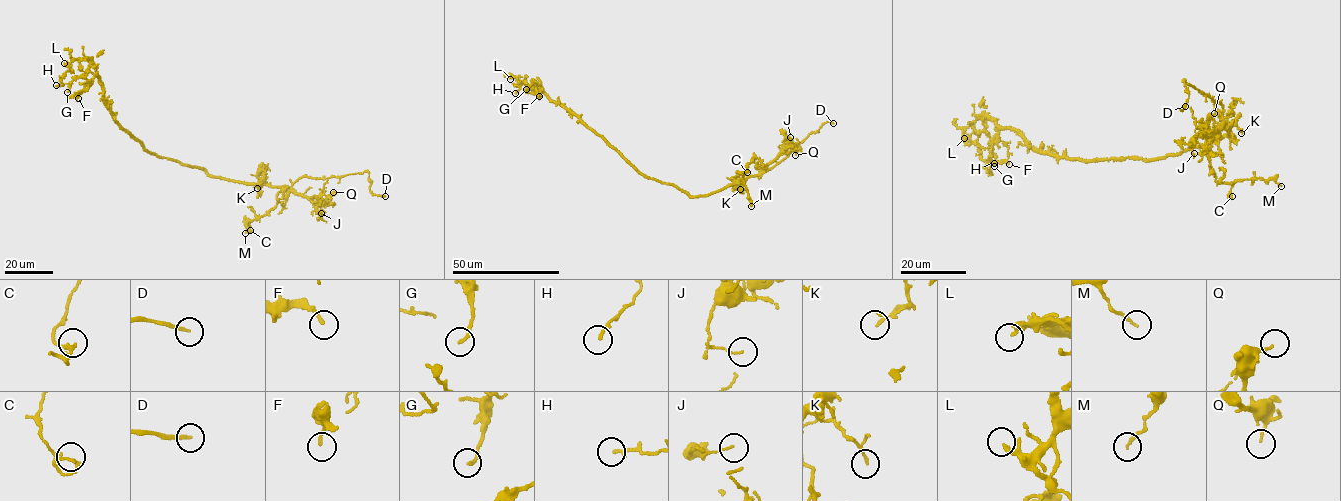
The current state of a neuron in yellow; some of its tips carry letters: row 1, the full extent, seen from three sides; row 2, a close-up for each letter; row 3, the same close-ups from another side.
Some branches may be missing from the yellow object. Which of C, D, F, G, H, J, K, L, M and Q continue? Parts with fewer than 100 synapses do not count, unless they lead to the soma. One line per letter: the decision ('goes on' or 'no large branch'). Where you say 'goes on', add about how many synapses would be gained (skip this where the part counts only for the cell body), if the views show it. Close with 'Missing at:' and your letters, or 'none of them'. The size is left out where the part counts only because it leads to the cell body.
C: no large branch
D: goes on
F: no large branch
G: no large branch
H: no large branch
J: no large branch
K: no large branch
L: no large branch
M: no large branch
Q: no large branch
Missing at: D

